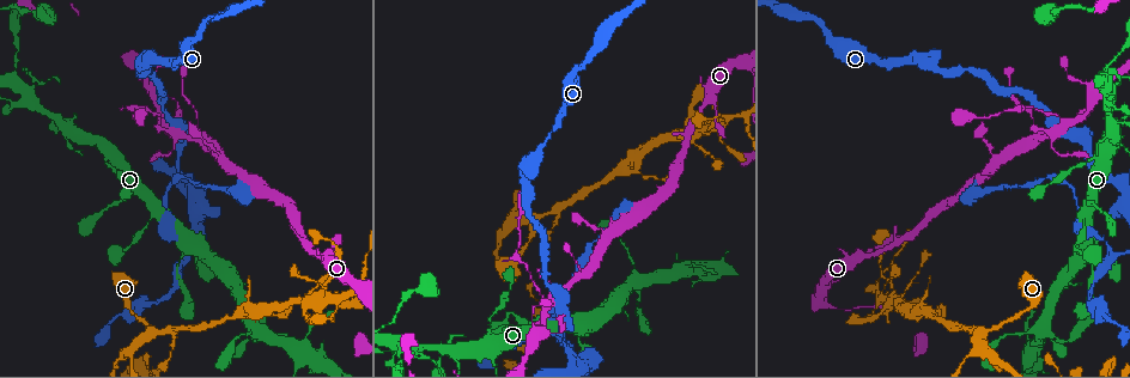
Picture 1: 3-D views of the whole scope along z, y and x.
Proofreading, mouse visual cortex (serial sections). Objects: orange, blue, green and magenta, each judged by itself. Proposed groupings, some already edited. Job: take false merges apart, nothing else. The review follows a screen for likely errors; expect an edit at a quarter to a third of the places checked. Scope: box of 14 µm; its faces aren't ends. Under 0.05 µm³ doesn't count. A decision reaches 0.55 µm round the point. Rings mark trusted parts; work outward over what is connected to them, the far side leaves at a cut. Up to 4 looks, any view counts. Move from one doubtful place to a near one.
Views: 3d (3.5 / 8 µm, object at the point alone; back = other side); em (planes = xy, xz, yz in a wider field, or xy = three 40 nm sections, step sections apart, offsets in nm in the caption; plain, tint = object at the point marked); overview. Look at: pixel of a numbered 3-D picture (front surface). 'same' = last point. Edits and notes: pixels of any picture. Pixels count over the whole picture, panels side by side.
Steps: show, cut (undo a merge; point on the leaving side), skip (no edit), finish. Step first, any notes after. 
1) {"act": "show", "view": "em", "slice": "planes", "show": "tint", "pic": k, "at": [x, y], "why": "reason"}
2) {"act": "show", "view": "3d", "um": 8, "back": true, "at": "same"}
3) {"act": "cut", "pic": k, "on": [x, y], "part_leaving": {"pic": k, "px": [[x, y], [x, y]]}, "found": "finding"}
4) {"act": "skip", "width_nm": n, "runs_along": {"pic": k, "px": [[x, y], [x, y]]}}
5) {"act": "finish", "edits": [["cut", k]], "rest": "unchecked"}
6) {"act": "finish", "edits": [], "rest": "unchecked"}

{"act": "show", "view": "3d", "um": 3.5, "pic": 1, "at": [166, 126], "why": "thick turns thin"}

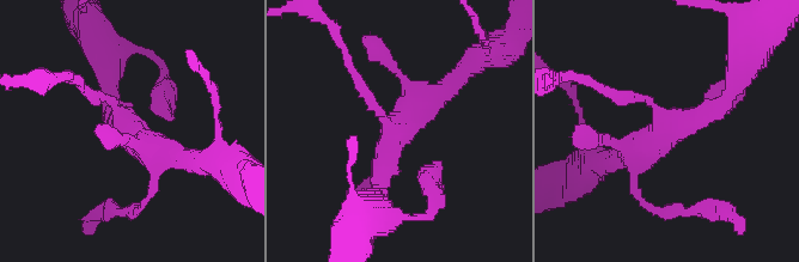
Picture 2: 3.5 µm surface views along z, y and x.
{"act": "skip", "runs_along": {"pic": 2, "px": [[458, 75], [400, 125], [377, 189]]}, "found": "continuous, no second cell"}

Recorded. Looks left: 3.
{"act": "show", "view": "3d", "um": 3.5, "pic": 1, "at": [522, 362], "why": "calibre changes"}

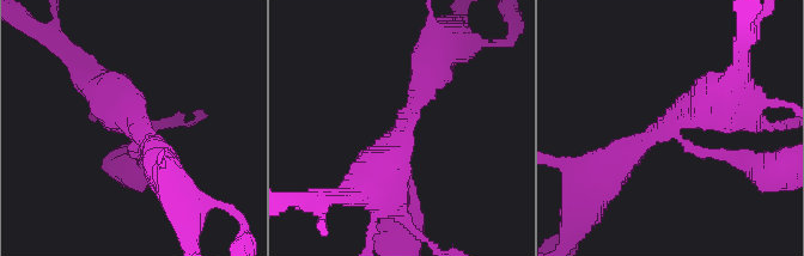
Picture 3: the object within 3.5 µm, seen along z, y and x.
{"act": "show", "view": "em", "slice": "planes", "show": "tint", "pic": 3, "at": [663, 128], "why": "need the tissue"}

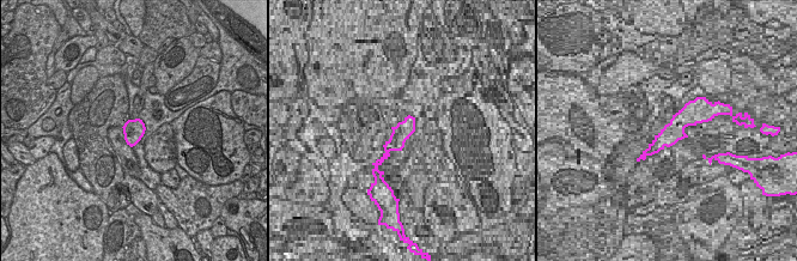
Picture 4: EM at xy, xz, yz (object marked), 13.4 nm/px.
{"act": "skip", "width_nm": 280, "runs_along": {"pic": 3, "px": [[605, 174], [710, 92]]}, "found": "continuous, no second cell"}

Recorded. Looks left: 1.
{"act": "finish", "edits": [], "rest": "unchecked"}

